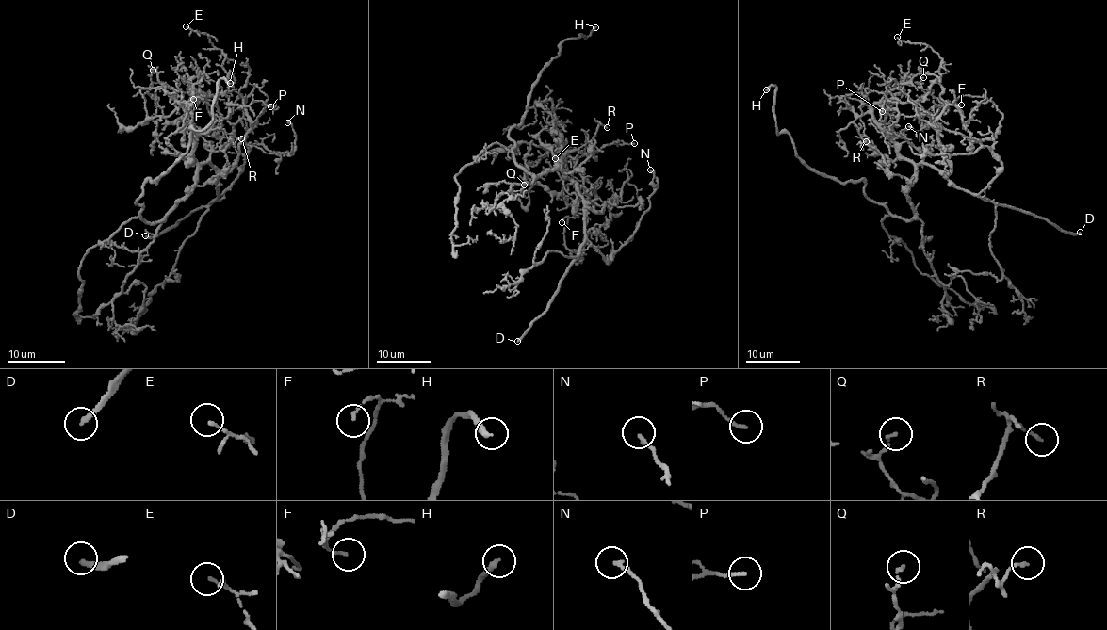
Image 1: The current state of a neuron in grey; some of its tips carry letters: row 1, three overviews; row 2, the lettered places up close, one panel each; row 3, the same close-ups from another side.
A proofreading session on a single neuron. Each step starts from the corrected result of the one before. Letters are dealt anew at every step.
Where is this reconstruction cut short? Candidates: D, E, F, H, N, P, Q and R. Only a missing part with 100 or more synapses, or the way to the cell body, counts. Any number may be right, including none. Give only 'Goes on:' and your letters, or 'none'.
Goes on: D, H

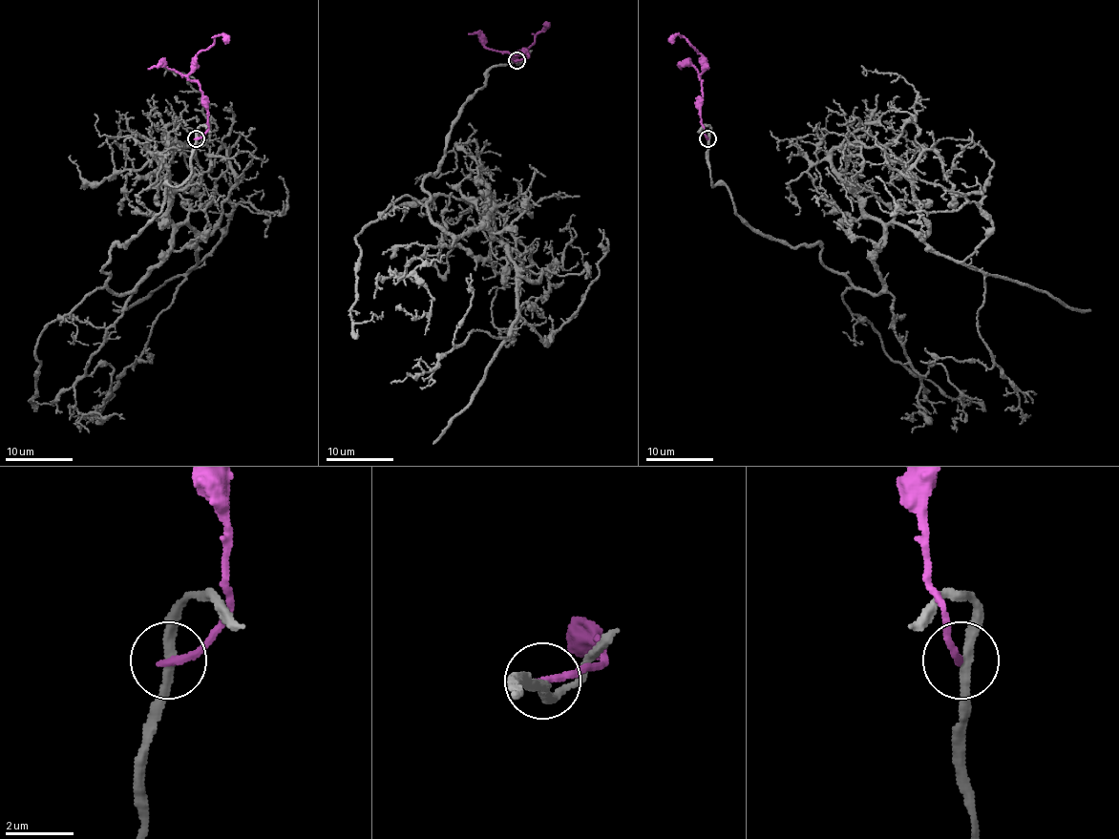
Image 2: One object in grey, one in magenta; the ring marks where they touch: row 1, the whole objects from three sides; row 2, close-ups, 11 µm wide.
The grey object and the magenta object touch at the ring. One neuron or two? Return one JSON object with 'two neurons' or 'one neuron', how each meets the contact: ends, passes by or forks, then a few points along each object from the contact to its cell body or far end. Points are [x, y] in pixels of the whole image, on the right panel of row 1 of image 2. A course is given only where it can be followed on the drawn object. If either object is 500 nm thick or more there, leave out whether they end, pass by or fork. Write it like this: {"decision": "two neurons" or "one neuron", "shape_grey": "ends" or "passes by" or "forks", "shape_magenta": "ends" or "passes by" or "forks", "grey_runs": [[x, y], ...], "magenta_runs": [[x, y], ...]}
{"decision": "two neurons", "shape_grey": "passes by", "shape_magenta": "ends", "grey_runs": [[707, 137], [751, 227], [870, 293], [883, 225], [832, 153], [889, 148], [979, 192], [986, 153], [941, 150]], "magenta_runs": [[707, 137], [701, 122], [701, 58], [683, 36], [674, 34], [668, 40]]}

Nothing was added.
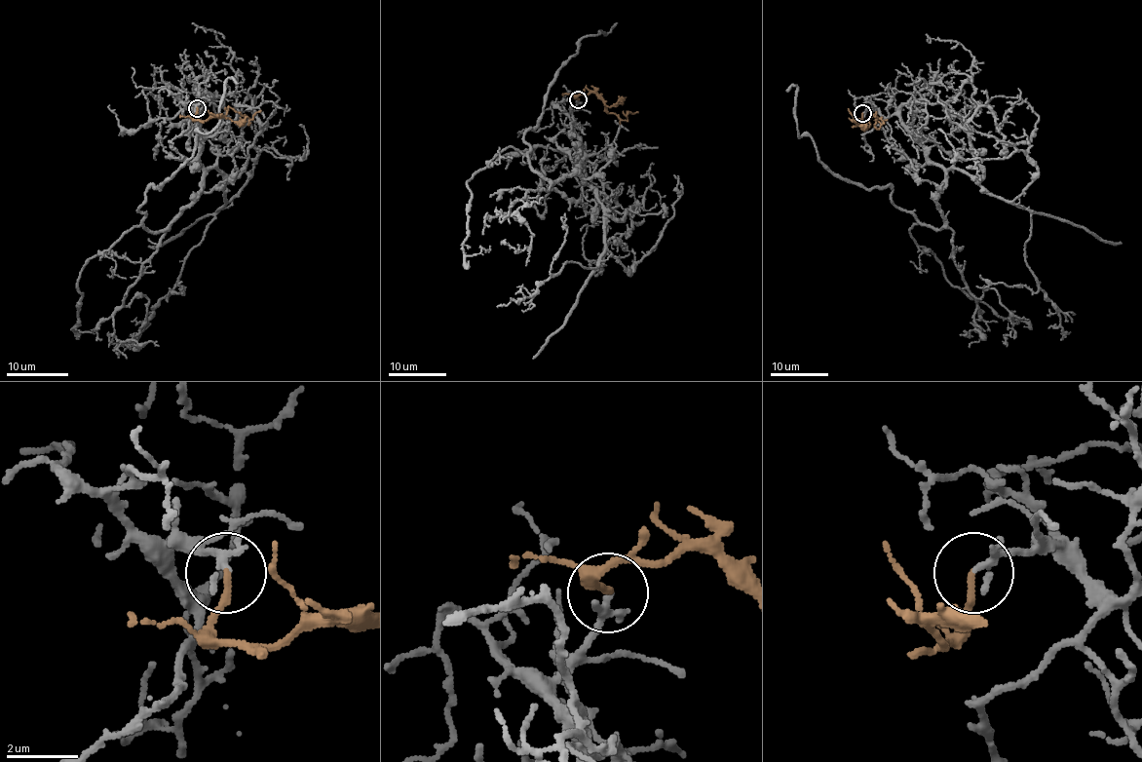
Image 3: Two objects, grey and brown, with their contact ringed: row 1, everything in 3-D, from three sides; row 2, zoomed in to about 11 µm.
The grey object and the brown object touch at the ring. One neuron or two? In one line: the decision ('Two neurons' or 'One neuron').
One neuron

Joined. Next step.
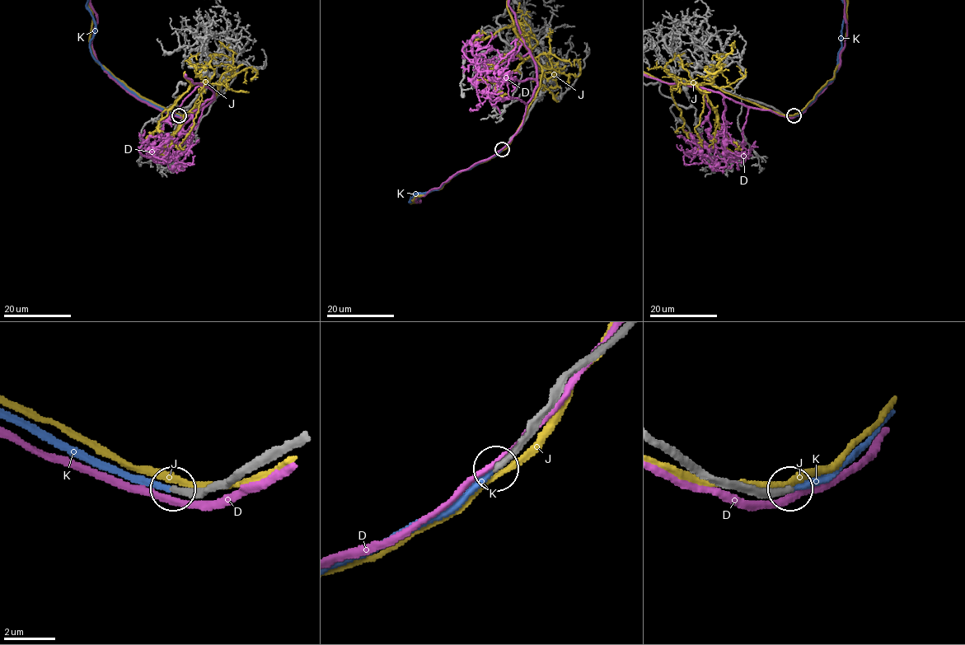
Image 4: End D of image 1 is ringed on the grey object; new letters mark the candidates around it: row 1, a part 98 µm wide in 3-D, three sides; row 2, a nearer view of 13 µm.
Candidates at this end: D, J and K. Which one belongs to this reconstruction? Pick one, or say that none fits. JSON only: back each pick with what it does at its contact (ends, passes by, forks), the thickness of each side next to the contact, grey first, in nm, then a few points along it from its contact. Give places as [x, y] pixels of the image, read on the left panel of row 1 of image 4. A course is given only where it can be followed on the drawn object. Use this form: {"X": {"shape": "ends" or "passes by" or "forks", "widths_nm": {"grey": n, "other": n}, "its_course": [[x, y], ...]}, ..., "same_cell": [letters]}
{"K": {"shape": "ends", "widths_nm": {"grey": 240, "other": 240}}, "same_cell": ["K"]}

